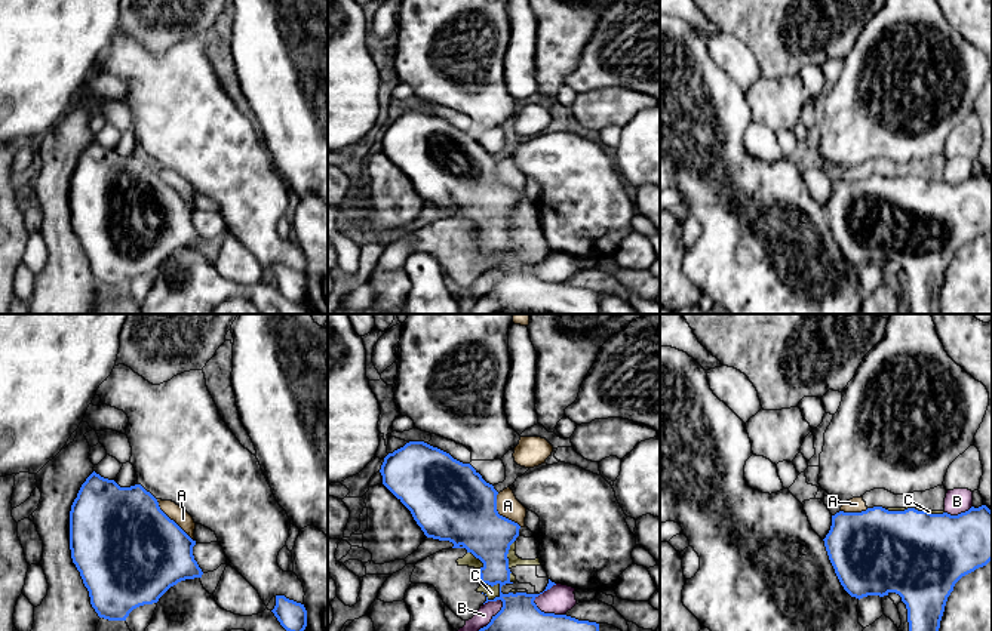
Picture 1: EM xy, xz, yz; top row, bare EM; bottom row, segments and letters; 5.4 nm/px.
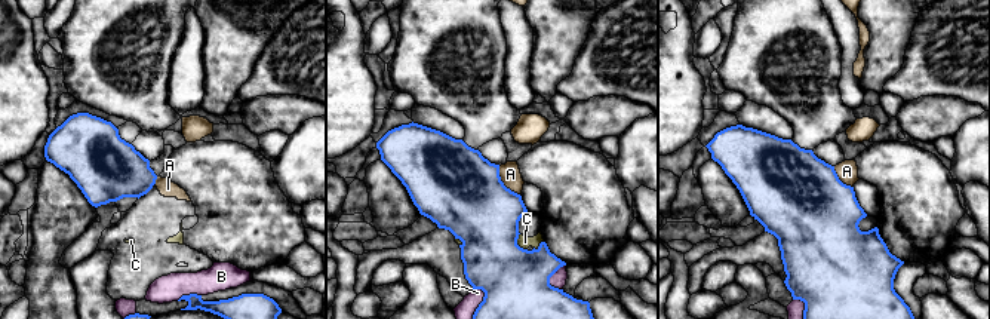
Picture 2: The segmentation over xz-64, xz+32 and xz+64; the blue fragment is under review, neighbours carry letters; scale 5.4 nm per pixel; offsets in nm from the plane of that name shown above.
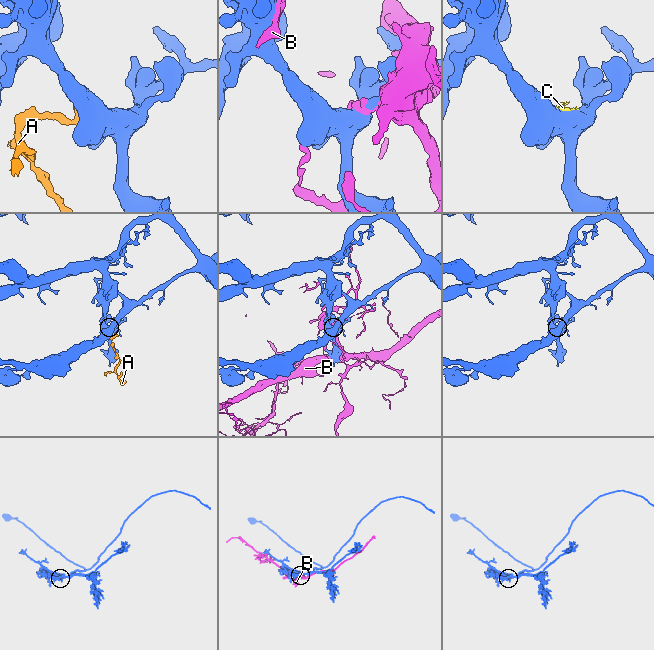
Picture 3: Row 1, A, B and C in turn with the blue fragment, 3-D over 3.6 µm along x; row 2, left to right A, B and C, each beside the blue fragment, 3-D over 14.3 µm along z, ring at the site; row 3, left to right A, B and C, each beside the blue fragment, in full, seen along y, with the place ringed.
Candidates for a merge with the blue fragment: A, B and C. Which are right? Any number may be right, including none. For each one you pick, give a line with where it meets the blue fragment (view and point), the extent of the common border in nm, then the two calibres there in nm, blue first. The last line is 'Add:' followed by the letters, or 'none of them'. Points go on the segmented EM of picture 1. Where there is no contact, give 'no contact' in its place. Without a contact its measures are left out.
Add: none of them

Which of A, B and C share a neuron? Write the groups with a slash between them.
A C / B

